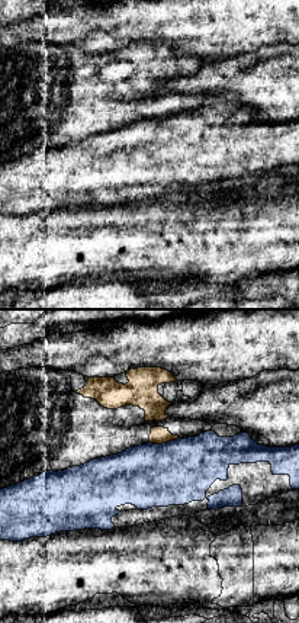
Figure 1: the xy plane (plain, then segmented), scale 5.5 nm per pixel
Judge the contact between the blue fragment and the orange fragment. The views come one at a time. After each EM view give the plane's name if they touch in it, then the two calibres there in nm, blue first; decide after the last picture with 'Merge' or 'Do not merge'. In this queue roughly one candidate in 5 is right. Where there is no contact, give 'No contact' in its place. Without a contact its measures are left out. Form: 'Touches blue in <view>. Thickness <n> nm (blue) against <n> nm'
Touches blue in xy. Thickness 360 nm (blue) against 100 nm

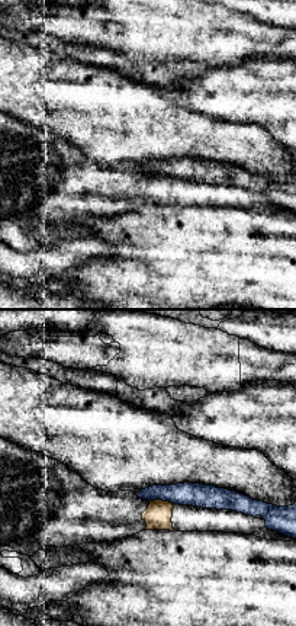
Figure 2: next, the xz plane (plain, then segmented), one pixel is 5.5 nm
Touches blue in xz. Thickness 130 nm (blue) against 150 nm

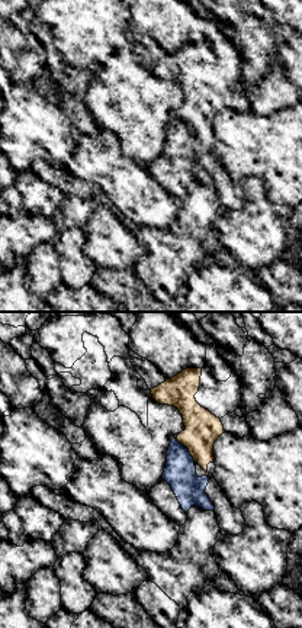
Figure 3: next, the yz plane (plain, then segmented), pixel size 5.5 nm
Touches blue in yz. Thickness 180 nm (blue) against 190 nm

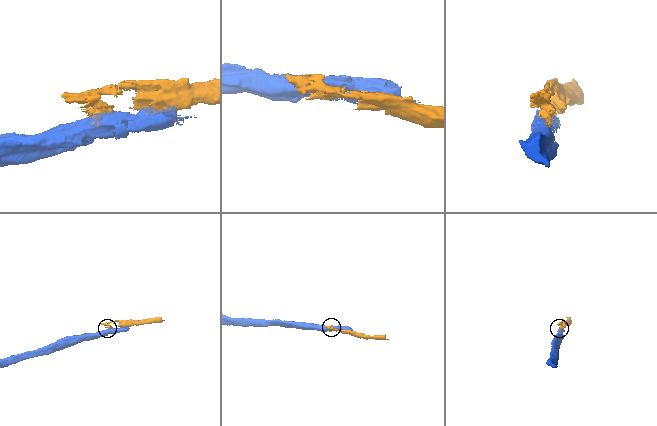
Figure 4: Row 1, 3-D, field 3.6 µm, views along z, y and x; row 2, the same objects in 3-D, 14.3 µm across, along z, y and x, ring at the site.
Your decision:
Do not merge

